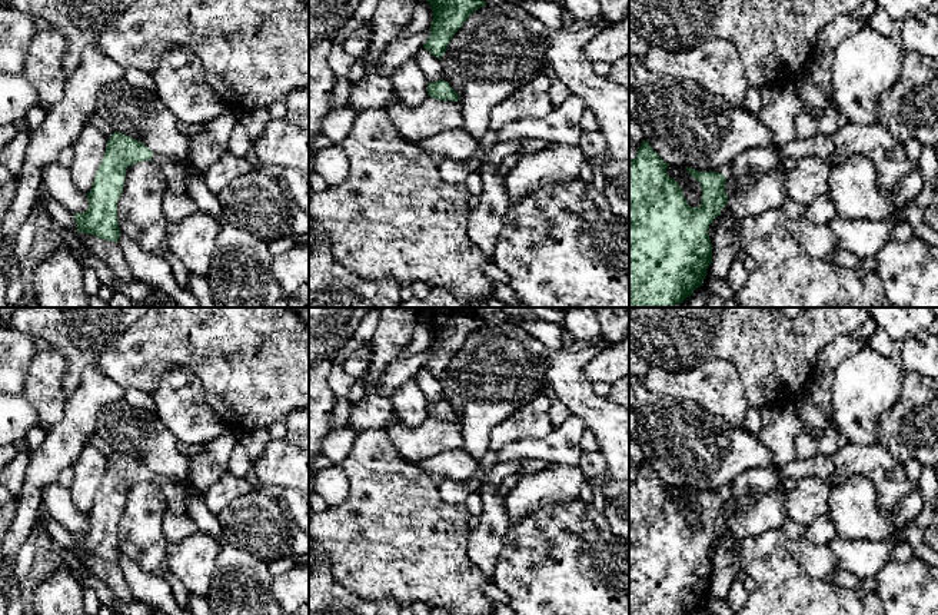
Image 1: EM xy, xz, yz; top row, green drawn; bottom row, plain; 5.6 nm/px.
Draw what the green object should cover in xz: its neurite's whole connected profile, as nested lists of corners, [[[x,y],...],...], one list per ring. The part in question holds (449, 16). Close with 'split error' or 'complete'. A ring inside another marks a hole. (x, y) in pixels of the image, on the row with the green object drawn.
[[[428,0],[433,11],[430,36],[423,49],[440,59],[453,34],[463,26],[468,17],[486,6],[483,0]]] | complete

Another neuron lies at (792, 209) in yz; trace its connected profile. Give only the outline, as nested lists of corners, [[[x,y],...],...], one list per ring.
[[[788,199],[779,209],[788,216],[788,219],[802,219],[805,205]]]

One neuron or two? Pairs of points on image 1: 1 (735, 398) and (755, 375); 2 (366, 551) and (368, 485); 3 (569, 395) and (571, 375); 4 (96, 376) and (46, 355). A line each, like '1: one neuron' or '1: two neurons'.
1: two neurons
2: one neuron
3: one neuron
4: two neurons

